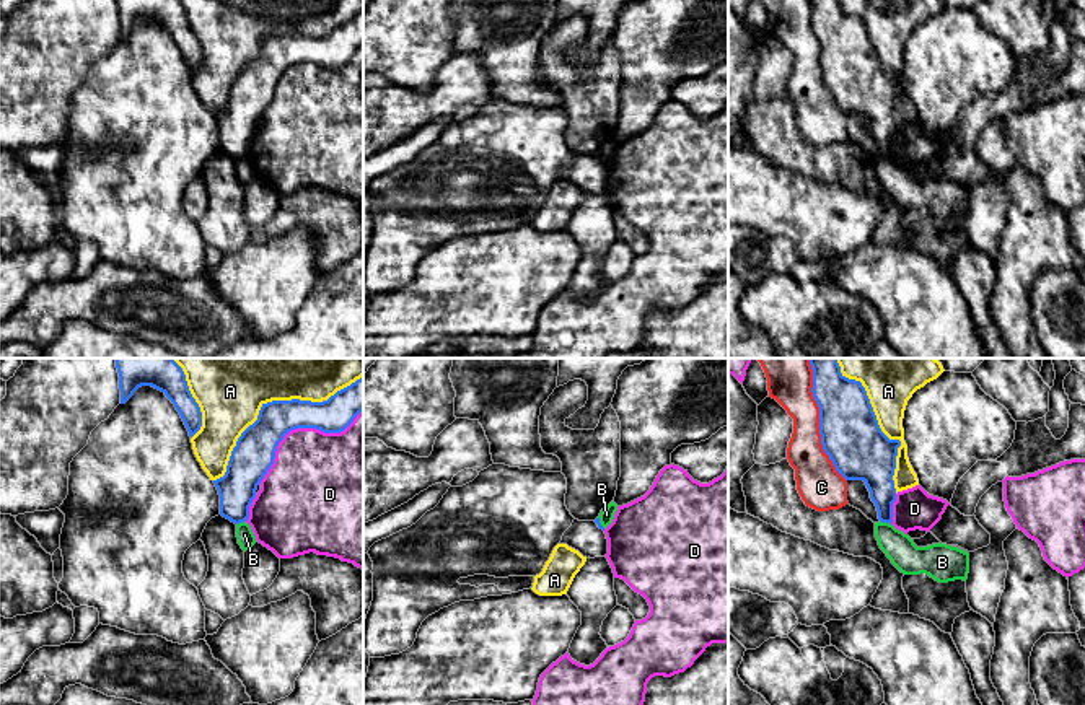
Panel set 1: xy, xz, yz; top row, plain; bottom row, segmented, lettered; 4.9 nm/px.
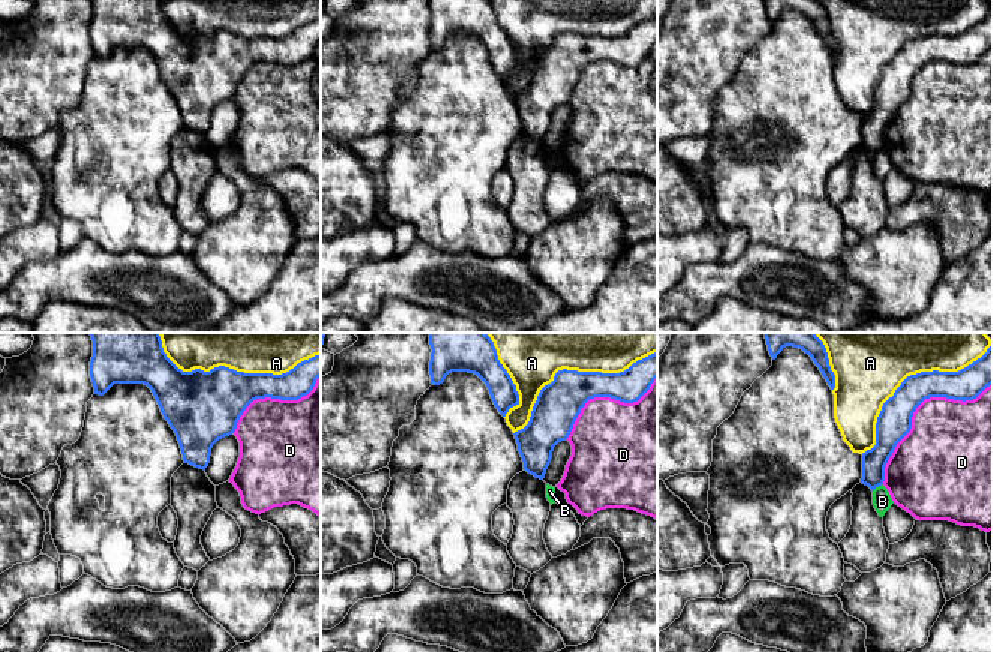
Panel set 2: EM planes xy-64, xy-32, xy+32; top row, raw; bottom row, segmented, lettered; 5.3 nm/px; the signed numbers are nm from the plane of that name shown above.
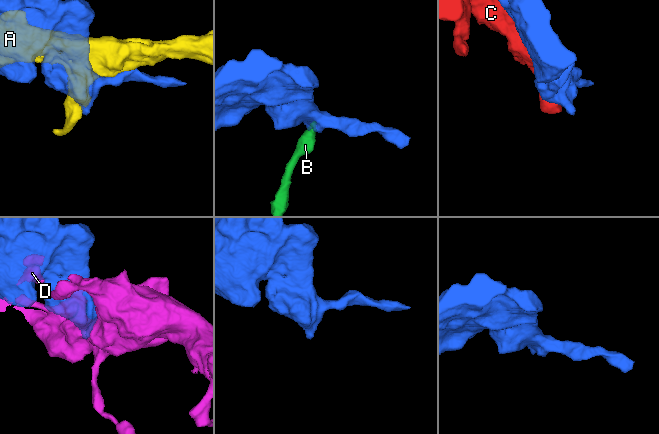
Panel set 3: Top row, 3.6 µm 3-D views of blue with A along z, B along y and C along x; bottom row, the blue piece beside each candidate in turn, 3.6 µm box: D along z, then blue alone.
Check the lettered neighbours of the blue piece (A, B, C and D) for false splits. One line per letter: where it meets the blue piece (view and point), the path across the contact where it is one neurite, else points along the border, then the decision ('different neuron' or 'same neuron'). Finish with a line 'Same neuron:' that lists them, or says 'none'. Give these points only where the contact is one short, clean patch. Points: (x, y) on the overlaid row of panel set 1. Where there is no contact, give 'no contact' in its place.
A: meets blue in xy at (272, 401); different neuron
B: meets blue in yz at (885, 521); border along yz (880, 520), (890, 525); different neuron
C: meets blue in yz at (820, 420); different neuron
D: meets blue in xy at (300, 427); different neuron
Same neuron: none

